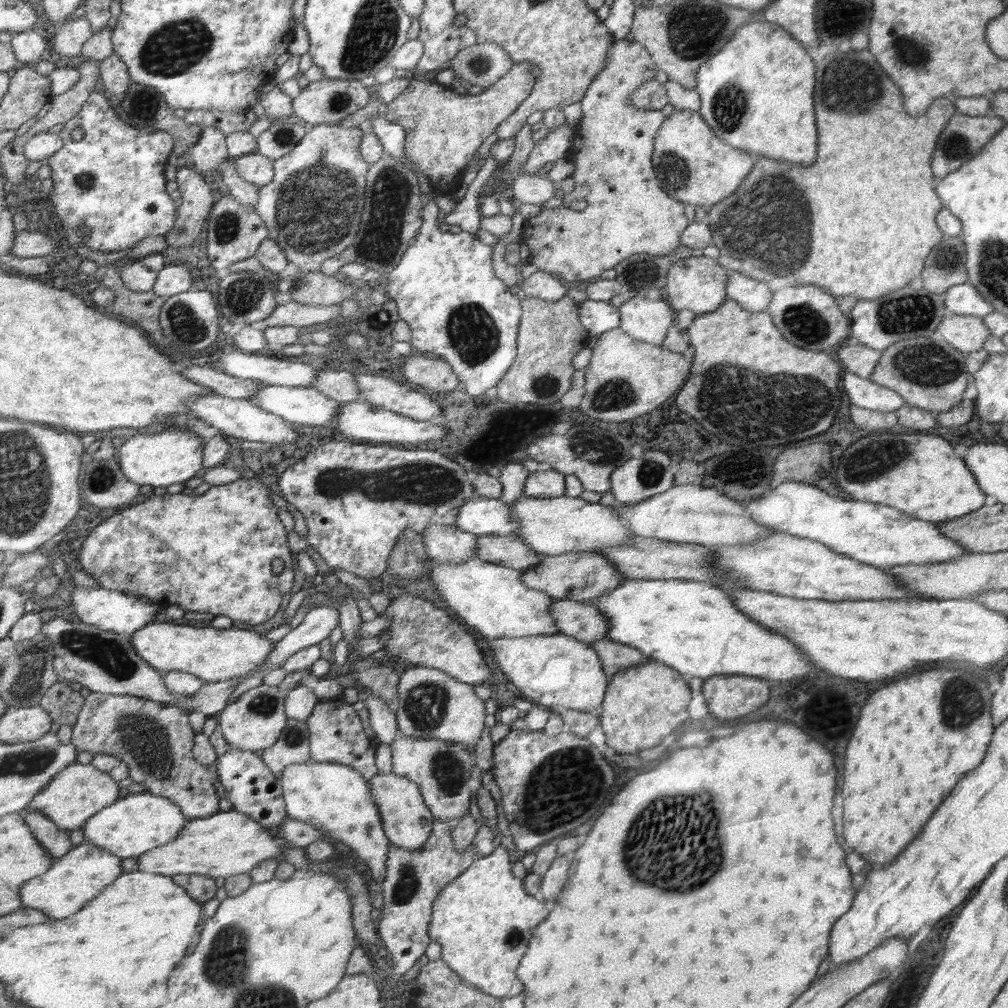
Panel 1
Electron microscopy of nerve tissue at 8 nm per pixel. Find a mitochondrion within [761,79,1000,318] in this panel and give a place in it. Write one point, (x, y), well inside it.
(956, 145)

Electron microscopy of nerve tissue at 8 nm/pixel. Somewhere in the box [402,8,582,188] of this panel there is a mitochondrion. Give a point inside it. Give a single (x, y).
(481, 64)

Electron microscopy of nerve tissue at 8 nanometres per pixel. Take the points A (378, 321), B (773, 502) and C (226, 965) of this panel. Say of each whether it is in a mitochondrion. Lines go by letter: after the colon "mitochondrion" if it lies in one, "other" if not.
A: mitochondrion
B: other
C: mitochondrion

